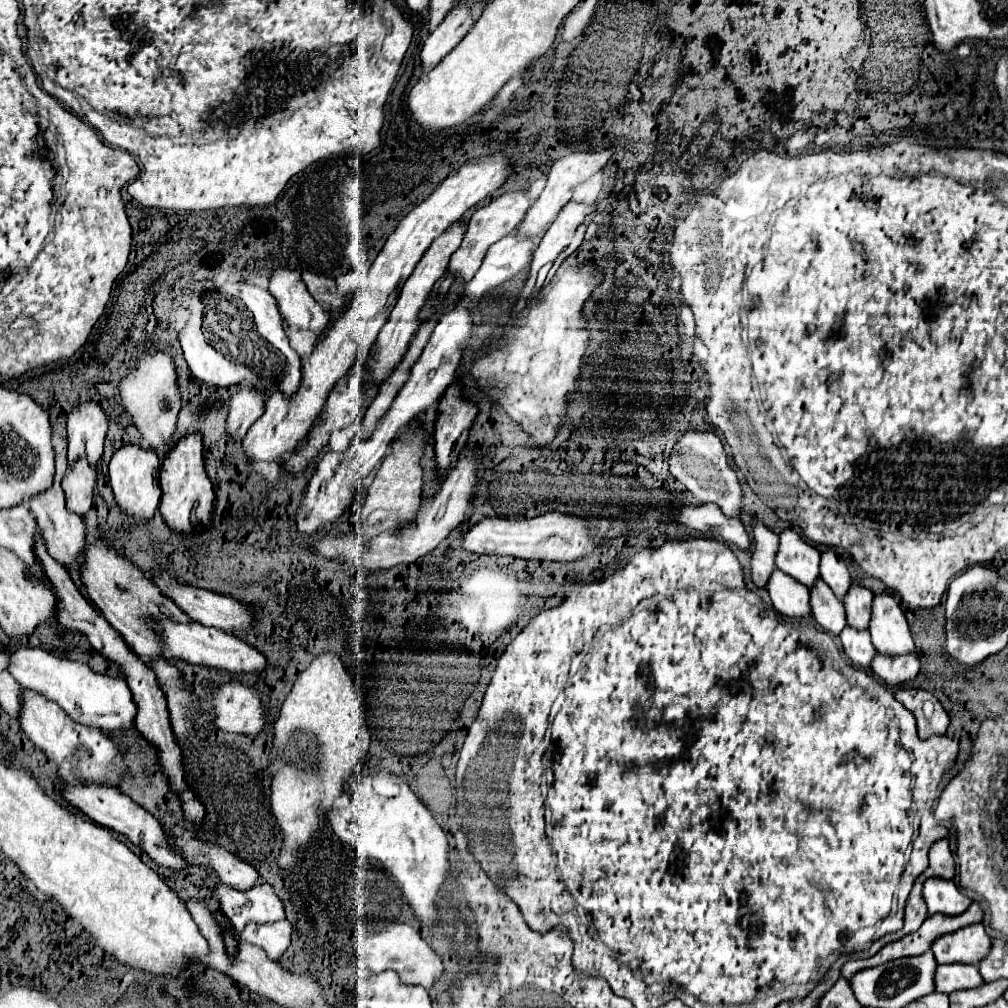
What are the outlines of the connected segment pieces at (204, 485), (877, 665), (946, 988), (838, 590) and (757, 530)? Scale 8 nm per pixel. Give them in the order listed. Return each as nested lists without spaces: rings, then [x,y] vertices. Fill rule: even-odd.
[[[192,433],[180,439],[176,447],[166,455],[160,469],[160,487],[162,487],[160,513],[168,523],[168,527],[174,529],[178,535],[190,535],[194,531],[196,521],[200,521],[204,527],[212,525],[216,493],[210,477],[204,471],[202,437],[198,433]]]
[[[878,653],[870,669],[888,687],[902,687],[916,679],[916,675],[920,673],[920,661],[916,655],[884,657]]]
[[[948,963],[938,965],[936,969],[936,991],[940,993],[974,989],[982,983],[984,979],[980,979],[980,971],[976,971],[976,965],[970,963]]]
[[[832,549],[822,553],[820,579],[826,581],[832,587],[832,591],[836,593],[838,599],[844,599],[844,595],[848,593],[848,587],[852,585],[846,561],[836,551],[832,551]]]
[[[762,523],[754,525],[754,555],[752,555],[752,581],[756,587],[764,589],[768,585],[768,575],[776,569],[776,551],[780,547],[780,537],[766,529]]]

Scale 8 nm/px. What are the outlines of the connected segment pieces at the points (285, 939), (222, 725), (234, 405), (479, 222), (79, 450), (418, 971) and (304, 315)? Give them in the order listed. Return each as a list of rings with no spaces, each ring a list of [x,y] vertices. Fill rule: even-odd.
[[[282,919],[282,921],[276,921],[276,923],[268,923],[268,925],[250,923],[244,929],[242,939],[264,949],[268,959],[278,961],[280,955],[290,945],[290,933],[292,933],[292,923],[288,919]]]
[[[226,683],[216,689],[210,719],[218,729],[228,733],[244,733],[256,739],[264,729],[264,715],[258,691],[242,683]]]
[[[244,385],[232,395],[226,419],[226,435],[232,437],[232,441],[240,441],[248,427],[264,413],[264,399],[266,397],[262,391]]]
[[[516,191],[516,193],[504,193],[500,197],[496,197],[494,201],[490,201],[488,205],[480,207],[474,211],[474,215],[470,217],[468,225],[466,225],[466,233],[464,233],[464,239],[462,239],[462,245],[458,247],[458,251],[452,255],[450,259],[450,265],[448,265],[448,273],[456,275],[460,273],[460,279],[466,283],[468,279],[474,277],[474,273],[480,269],[480,263],[486,255],[486,245],[490,247],[492,243],[500,241],[504,235],[512,233],[524,219],[526,211],[530,207],[530,201],[526,197],[524,191]]]
[[[94,401],[80,403],[68,417],[68,467],[86,457],[96,471],[102,457],[108,421],[102,407]]]
[[[394,923],[392,927],[374,933],[366,939],[360,939],[354,943],[356,957],[362,959],[364,967],[372,973],[382,973],[386,969],[394,969],[404,983],[410,985],[422,985],[426,989],[432,989],[434,983],[444,975],[444,963],[434,953],[434,949],[420,937],[420,933],[408,925],[408,923]]]
[[[286,267],[274,269],[270,277],[270,293],[274,295],[288,325],[310,329],[316,335],[322,335],[328,329],[332,317],[312,299],[300,279],[300,271]]]

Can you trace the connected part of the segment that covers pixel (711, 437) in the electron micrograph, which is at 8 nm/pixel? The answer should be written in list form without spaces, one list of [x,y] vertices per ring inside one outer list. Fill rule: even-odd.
[[[692,431],[676,443],[676,457],[670,457],[670,473],[700,501],[718,505],[728,517],[738,517],[742,507],[742,485],[730,467],[724,443],[714,433]]]

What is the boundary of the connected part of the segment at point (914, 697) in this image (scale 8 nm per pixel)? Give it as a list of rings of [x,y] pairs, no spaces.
[[[900,689],[896,699],[914,713],[918,721],[920,739],[930,739],[934,735],[944,735],[948,729],[948,713],[940,701],[924,689]]]

